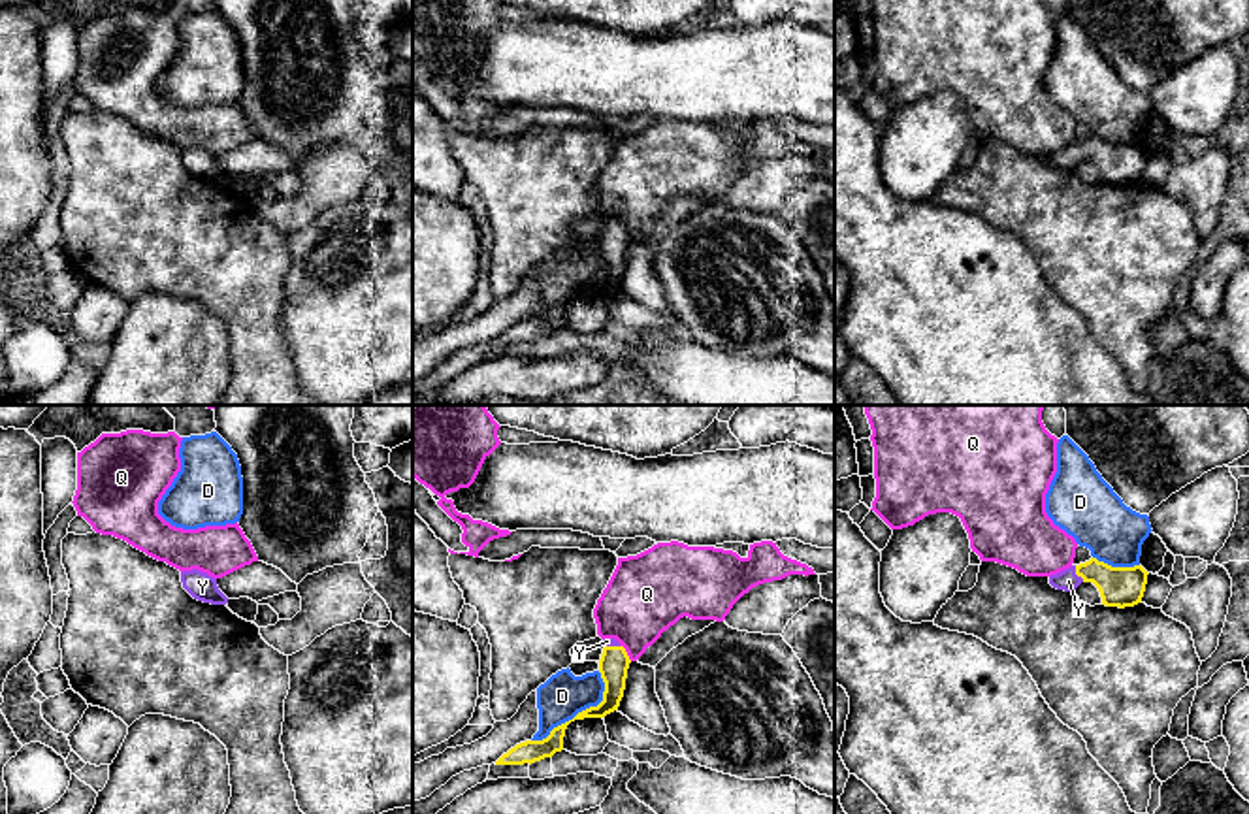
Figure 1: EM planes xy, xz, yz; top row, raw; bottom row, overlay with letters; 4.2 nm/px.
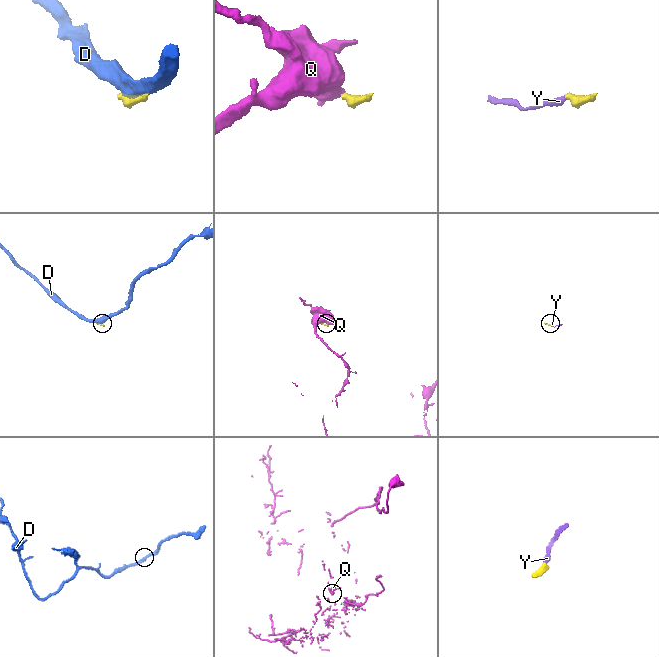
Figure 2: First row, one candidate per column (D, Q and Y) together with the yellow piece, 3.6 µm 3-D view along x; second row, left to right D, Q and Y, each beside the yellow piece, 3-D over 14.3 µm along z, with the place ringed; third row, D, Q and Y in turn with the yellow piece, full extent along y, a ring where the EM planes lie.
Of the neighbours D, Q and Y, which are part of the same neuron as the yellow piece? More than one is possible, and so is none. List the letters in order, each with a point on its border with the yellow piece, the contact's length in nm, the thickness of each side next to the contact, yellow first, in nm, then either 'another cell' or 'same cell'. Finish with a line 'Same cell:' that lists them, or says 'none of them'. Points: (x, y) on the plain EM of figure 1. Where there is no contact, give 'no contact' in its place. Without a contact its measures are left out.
D: meets yellow in xz at (583, 289); contact 420 nm long; 130 nm thick on the yellow side, 190 nm on the other; another cell
Q: meets yellow in xz at (626, 230); contact 90 nm long; 130 nm thick on the yellow side, 320 nm on the other; another cell
Y: meets yellow in yz at (1076, 151); contact 80 nm long; 180 nm thick on the yellow side, 90 nm on the other; same cell
Same cell: Y

